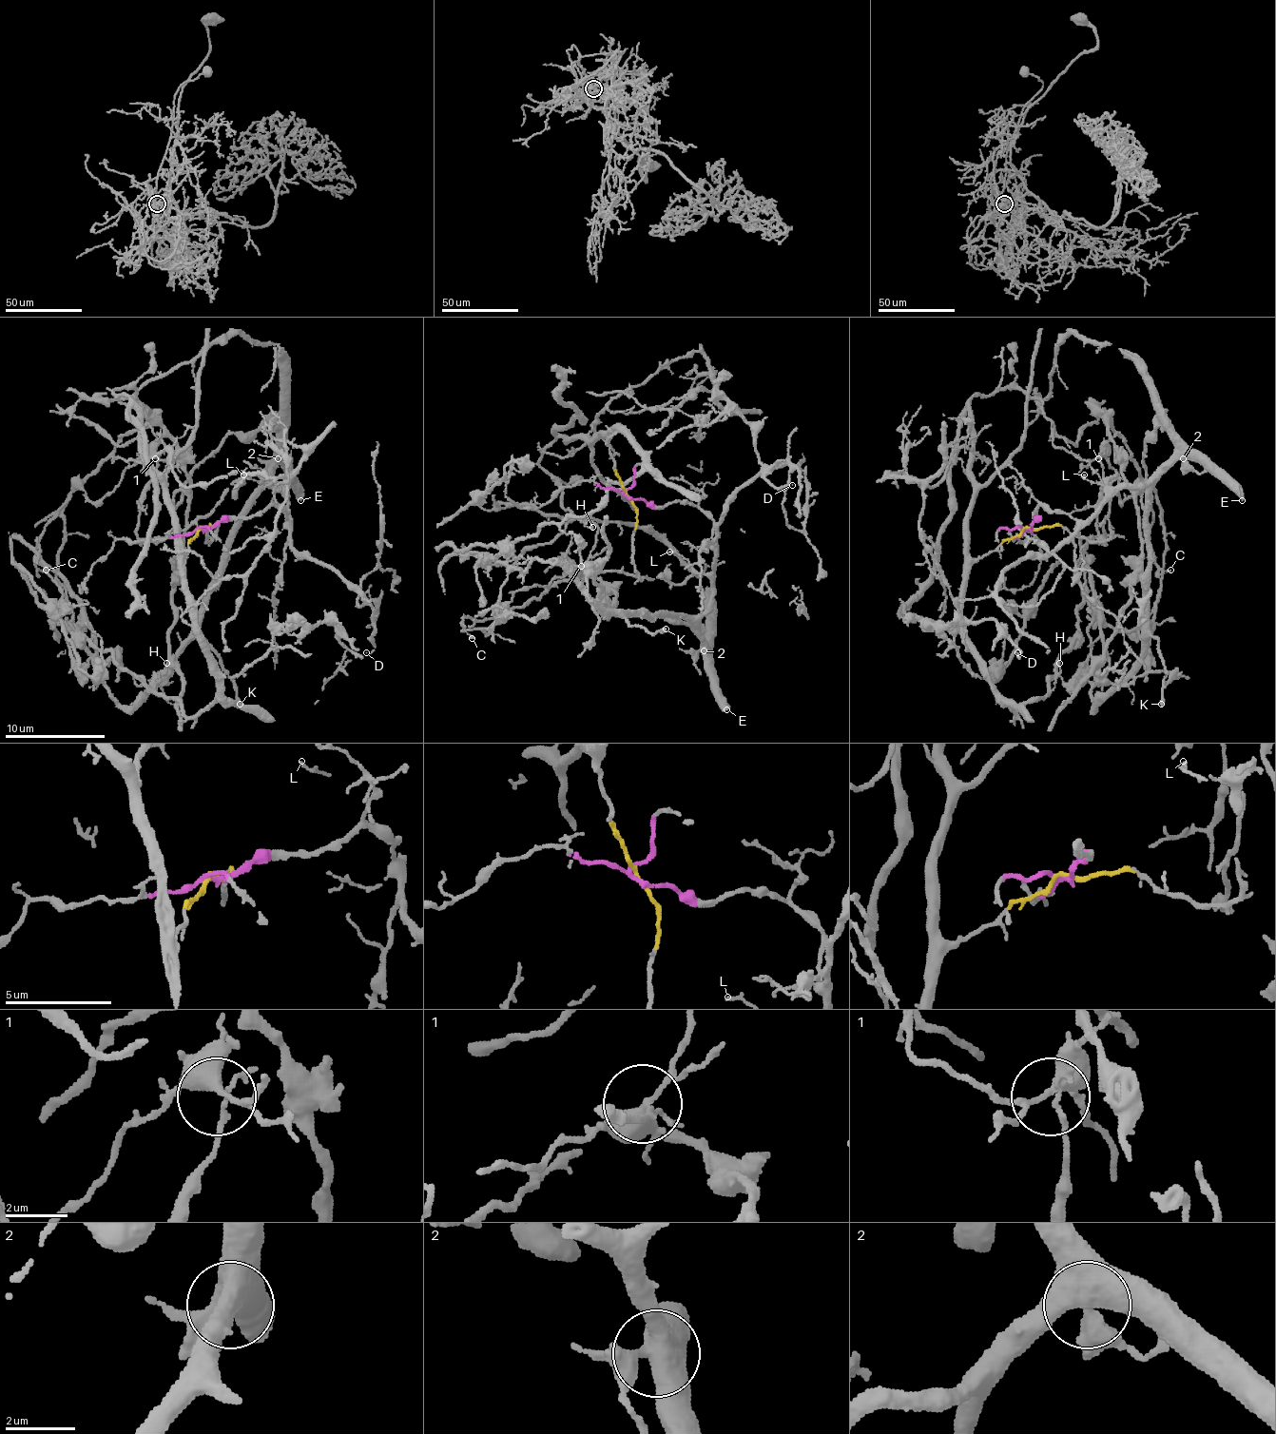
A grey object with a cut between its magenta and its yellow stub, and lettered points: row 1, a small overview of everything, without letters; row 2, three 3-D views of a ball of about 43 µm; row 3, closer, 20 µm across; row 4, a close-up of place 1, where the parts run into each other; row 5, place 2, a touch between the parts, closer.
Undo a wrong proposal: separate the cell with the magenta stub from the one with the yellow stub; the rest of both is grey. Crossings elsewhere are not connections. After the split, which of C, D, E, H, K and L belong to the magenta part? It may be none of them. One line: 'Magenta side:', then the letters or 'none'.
Magenta side: E, K, L

